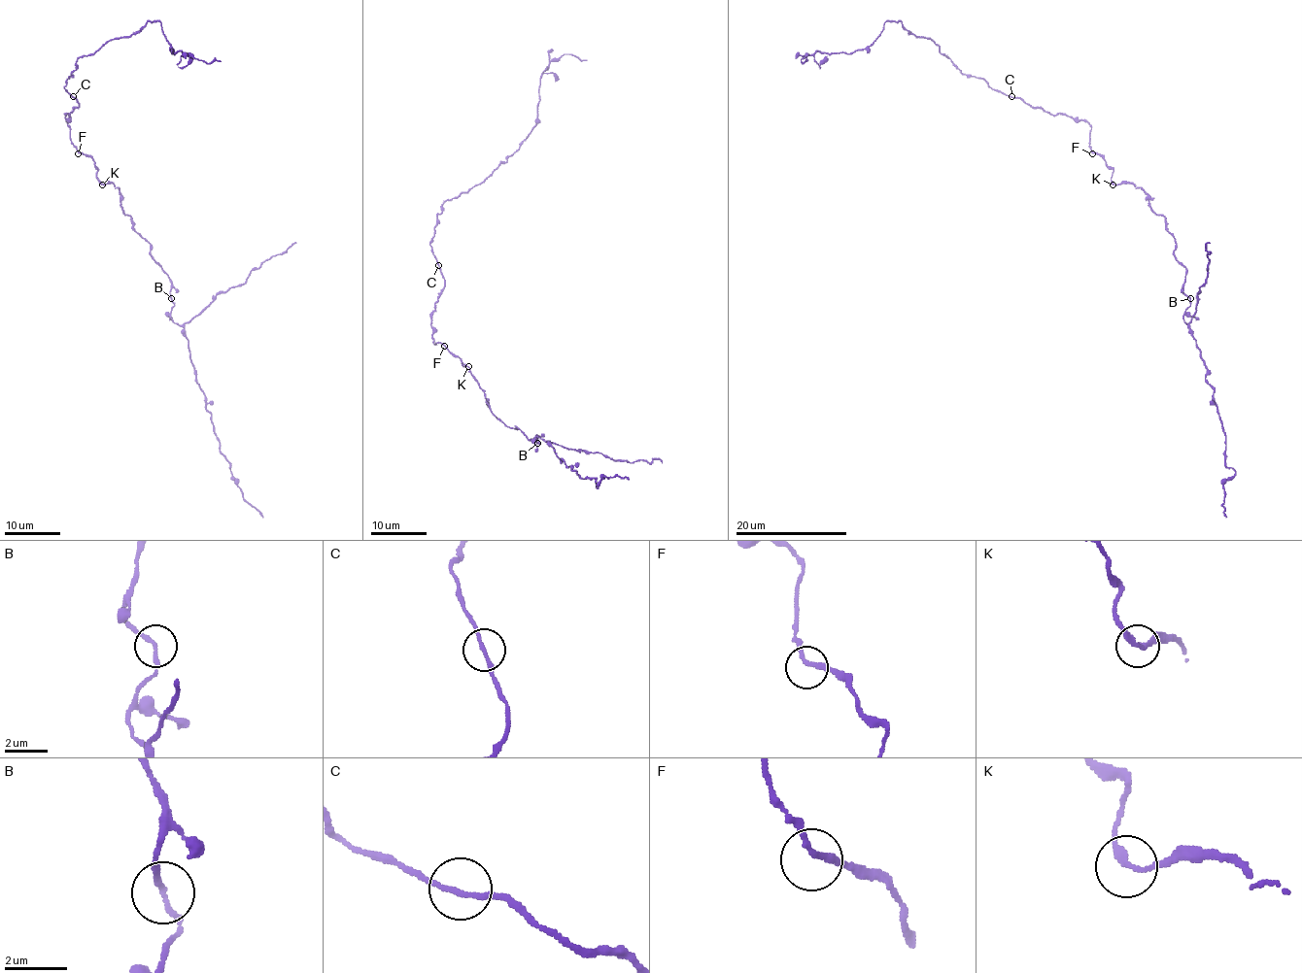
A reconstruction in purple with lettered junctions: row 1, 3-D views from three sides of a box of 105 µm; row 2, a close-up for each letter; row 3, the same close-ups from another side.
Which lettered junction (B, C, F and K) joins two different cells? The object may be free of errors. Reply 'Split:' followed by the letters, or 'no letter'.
Split: no letter

